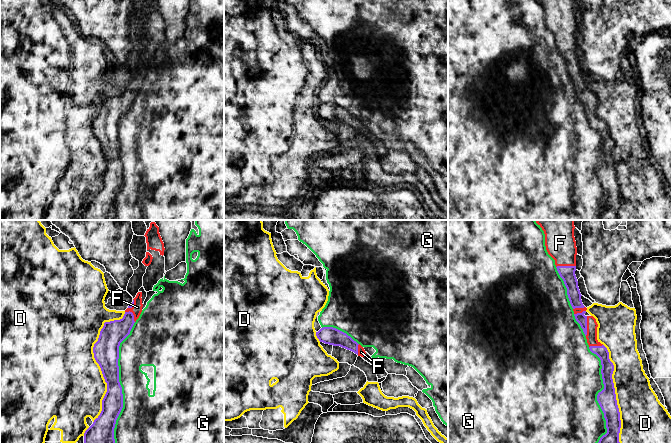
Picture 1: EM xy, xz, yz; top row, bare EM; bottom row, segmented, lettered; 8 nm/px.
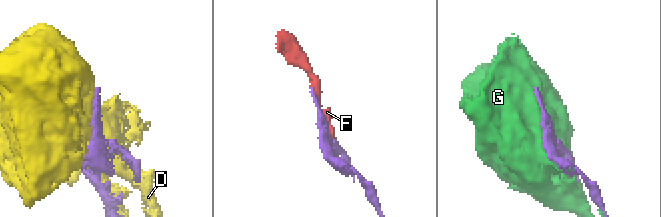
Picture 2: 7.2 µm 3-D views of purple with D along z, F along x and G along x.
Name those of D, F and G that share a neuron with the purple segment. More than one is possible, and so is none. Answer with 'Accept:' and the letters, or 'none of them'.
Accept: F

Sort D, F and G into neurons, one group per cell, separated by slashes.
D / F / G

